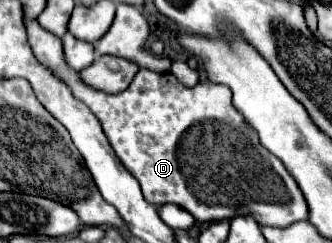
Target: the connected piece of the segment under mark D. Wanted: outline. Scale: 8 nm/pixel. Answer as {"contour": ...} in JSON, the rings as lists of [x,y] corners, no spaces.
{"contour":[[[27,21],[27,37],[29,45],[39,59],[39,63],[53,69],[63,81],[69,83],[73,95],[83,101],[91,113],[99,119],[103,133],[107,135],[115,155],[125,165],[125,169],[139,181],[143,197],[151,205],[175,203],[187,213],[191,213],[197,225],[233,219],[237,215],[251,215],[259,225],[275,225],[287,227],[297,221],[305,221],[309,215],[309,207],[301,189],[297,187],[293,175],[283,167],[283,163],[271,155],[257,137],[257,131],[243,119],[243,115],[231,103],[231,91],[217,83],[197,83],[193,89],[183,87],[171,73],[153,73],[141,69],[139,75],[131,81],[129,89],[107,95],[103,91],[95,91],[83,83],[79,83],[77,71],[71,71],[67,63],[63,63],[61,55],[61,39],[39,27],[37,21]]]}

